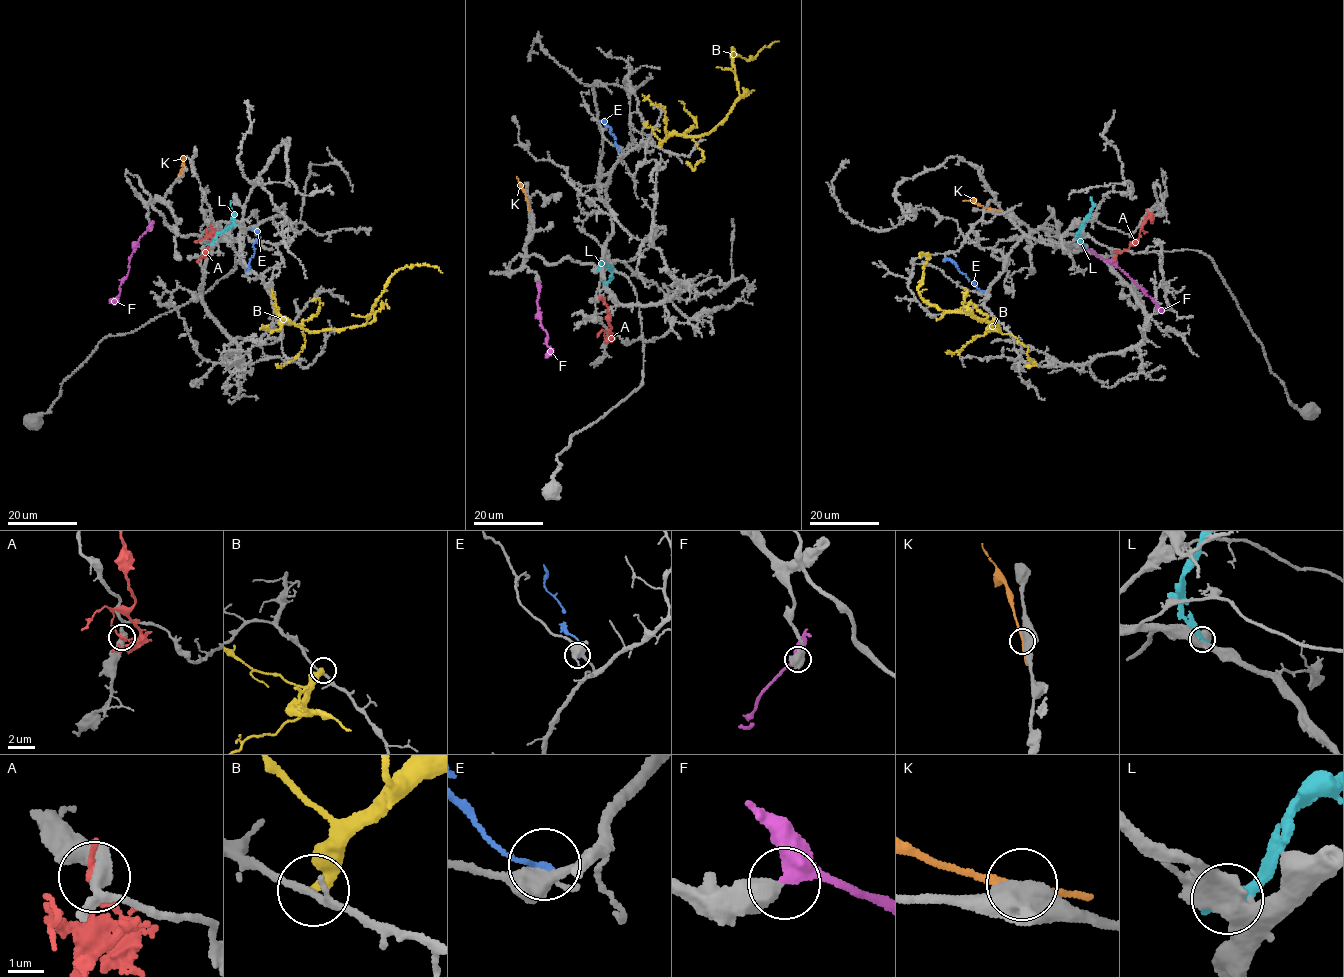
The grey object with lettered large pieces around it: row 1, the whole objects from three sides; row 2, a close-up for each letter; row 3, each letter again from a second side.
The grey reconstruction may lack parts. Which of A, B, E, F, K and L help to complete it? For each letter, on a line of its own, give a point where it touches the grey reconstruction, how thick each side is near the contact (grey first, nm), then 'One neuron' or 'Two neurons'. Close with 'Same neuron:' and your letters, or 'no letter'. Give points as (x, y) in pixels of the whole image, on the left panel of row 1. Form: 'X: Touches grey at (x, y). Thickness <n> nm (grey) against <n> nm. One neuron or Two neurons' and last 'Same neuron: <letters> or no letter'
A: Touches grey at (211, 227). Thickness 440 nm (grey) against 240 nm. Two neurons
B: Touches grey at (274, 308). Thickness 190 nm (grey) against 360 nm. Two neurons
E: Touches grey at (248, 270). Thickness 400 nm (grey) against 180 nm. Two neurons
F: Touches grey at (150, 228). Thickness 500 nm (grey) against 360 nm. One neuron
K: Touches grey at (180, 172). Thickness 800 nm (grey) against 180 nm. Two neurons
L: Touches grey at (210, 244). Thickness 550 nm (grey) against 440 nm. Two neurons
Same neuron: F

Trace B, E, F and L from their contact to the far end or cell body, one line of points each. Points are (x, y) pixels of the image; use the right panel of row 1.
B: (996, 318), (988, 329), (999, 331), (990, 322), (928, 304), (918, 290), (930, 257), (921, 252), (919, 257)
E: (983, 291), (953, 262), (943, 258)
F: (1081, 249), (1094, 251), (1103, 260), (1113, 261), (1163, 311)
L: (1084, 247), (1078, 236), (1093, 207), (1091, 196)

